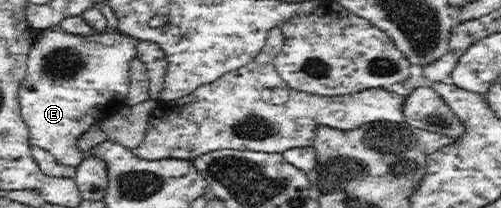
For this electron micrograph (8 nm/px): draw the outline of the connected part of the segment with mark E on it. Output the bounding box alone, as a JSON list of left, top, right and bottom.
[19,27,139,167]

